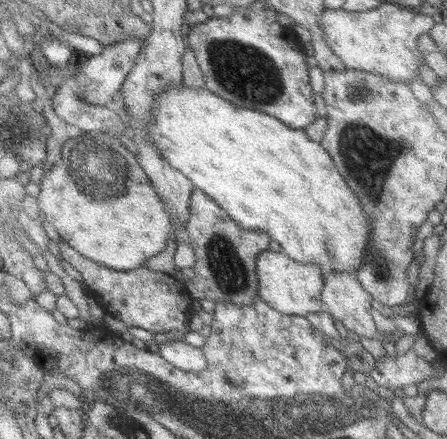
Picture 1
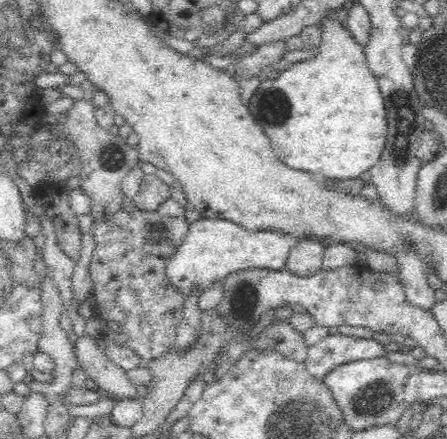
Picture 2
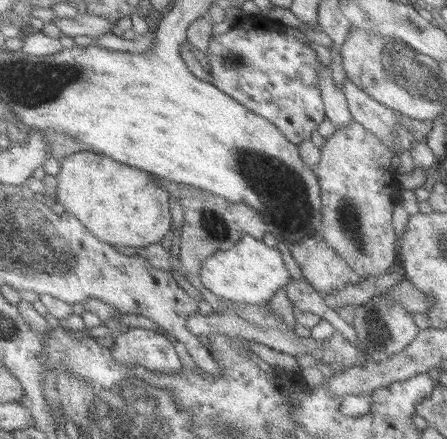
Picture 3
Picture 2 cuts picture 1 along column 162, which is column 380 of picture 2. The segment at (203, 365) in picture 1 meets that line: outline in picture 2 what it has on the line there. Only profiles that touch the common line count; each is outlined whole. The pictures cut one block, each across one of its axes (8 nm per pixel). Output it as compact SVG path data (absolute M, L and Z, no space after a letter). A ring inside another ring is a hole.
M344 332L328 334L320 342L306 348L304 368L308 370L310 376L318 380L326 380L326 376L334 368L342 364L350 364L352 360L374 358L374 356L386 356L384 346L378 344L374 338L372 340L354 338L354 336L346 336Z

